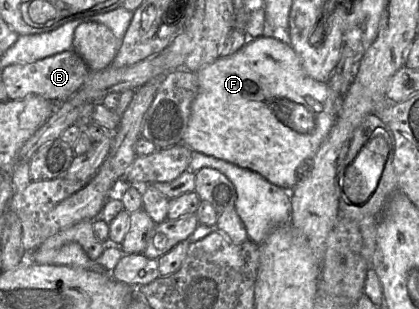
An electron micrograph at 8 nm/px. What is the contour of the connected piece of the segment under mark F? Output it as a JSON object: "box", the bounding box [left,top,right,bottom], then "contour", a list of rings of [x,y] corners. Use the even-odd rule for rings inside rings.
{"box":[182,33,340,191],"contour":[[[276,33],[248,39],[237,52],[227,57],[218,56],[196,75],[199,88],[191,106],[182,144],[192,151],[256,172],[270,183],[290,191],[336,120],[340,101],[329,84],[309,77],[290,44]]]}

